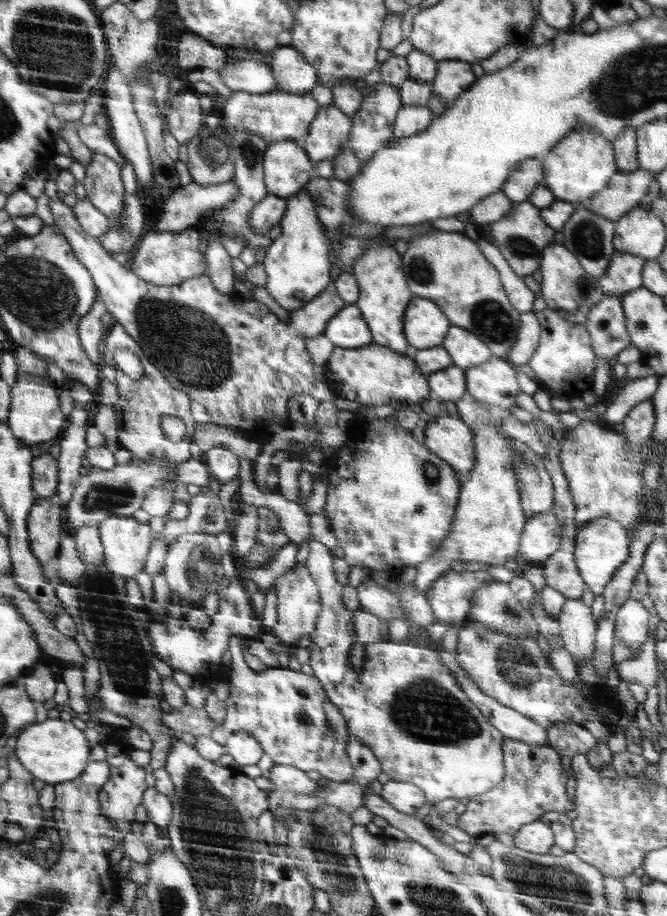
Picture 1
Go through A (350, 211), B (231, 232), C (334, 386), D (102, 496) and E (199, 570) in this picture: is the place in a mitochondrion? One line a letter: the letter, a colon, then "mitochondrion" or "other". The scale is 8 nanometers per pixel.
A: other
B: mitochondrion
C: other
D: mitochondrion
E: mitochondrion

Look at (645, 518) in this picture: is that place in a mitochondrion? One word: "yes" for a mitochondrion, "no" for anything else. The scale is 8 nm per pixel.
no

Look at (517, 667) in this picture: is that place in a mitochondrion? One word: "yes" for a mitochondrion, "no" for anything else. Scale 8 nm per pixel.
yes

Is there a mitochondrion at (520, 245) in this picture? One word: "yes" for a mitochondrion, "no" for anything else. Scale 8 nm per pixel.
yes

